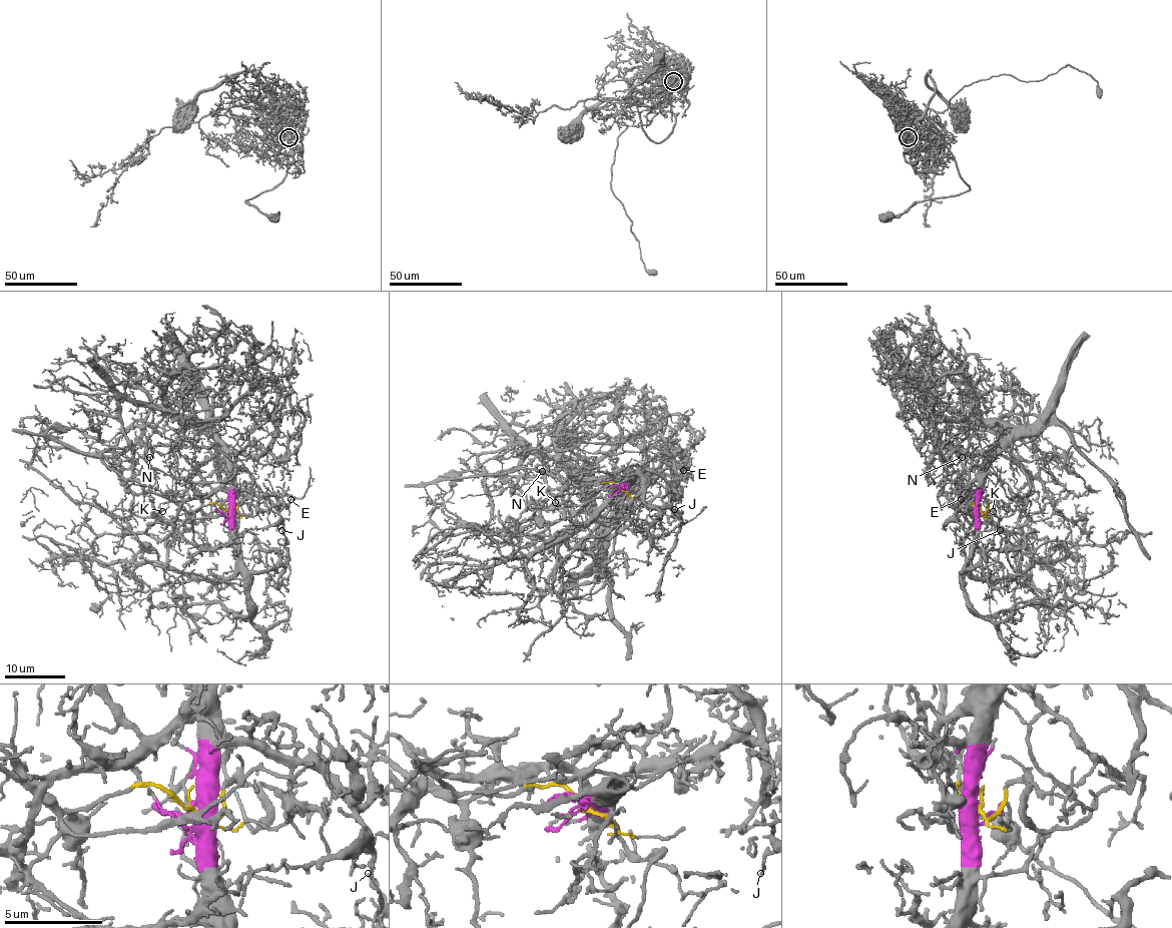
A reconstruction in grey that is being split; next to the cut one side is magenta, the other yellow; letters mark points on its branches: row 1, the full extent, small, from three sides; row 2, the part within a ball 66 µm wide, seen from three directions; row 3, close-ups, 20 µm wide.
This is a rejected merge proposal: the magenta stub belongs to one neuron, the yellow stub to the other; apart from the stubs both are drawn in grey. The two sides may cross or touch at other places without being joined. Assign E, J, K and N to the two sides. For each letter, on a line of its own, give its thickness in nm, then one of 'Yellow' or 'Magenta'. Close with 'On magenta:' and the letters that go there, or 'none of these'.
E: Thickness 120 nm. Magenta
J: Thickness 100 nm. Magenta
K: Thickness 130 nm. Yellow
N: Thickness 150 nm. Yellow
On magenta: E, J

